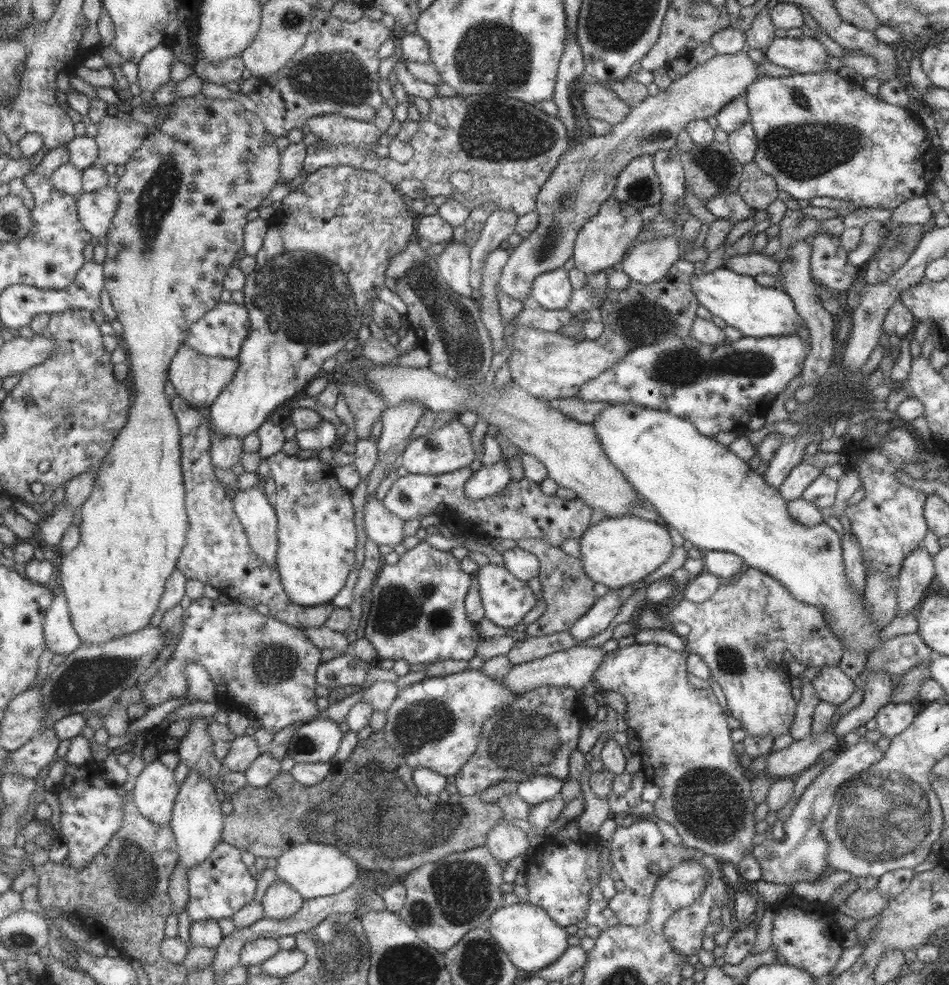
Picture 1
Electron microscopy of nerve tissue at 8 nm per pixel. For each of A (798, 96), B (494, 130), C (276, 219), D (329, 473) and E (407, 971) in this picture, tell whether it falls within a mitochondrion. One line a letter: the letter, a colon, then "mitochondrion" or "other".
A: mitochondrion
B: mitochondrion
C: other
D: other
E: mitochondrion

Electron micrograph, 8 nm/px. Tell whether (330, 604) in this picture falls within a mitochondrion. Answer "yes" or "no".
no

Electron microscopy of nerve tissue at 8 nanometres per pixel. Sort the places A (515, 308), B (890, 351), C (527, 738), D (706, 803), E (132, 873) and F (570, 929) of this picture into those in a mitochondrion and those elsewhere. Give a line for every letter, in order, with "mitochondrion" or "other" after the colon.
A: other
B: other
C: mitochondrion
D: mitochondrion
E: mitochondrion
F: other

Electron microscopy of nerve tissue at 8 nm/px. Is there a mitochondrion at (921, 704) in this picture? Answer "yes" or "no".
no

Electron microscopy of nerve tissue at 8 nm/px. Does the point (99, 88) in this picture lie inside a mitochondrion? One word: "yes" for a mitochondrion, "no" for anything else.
no

